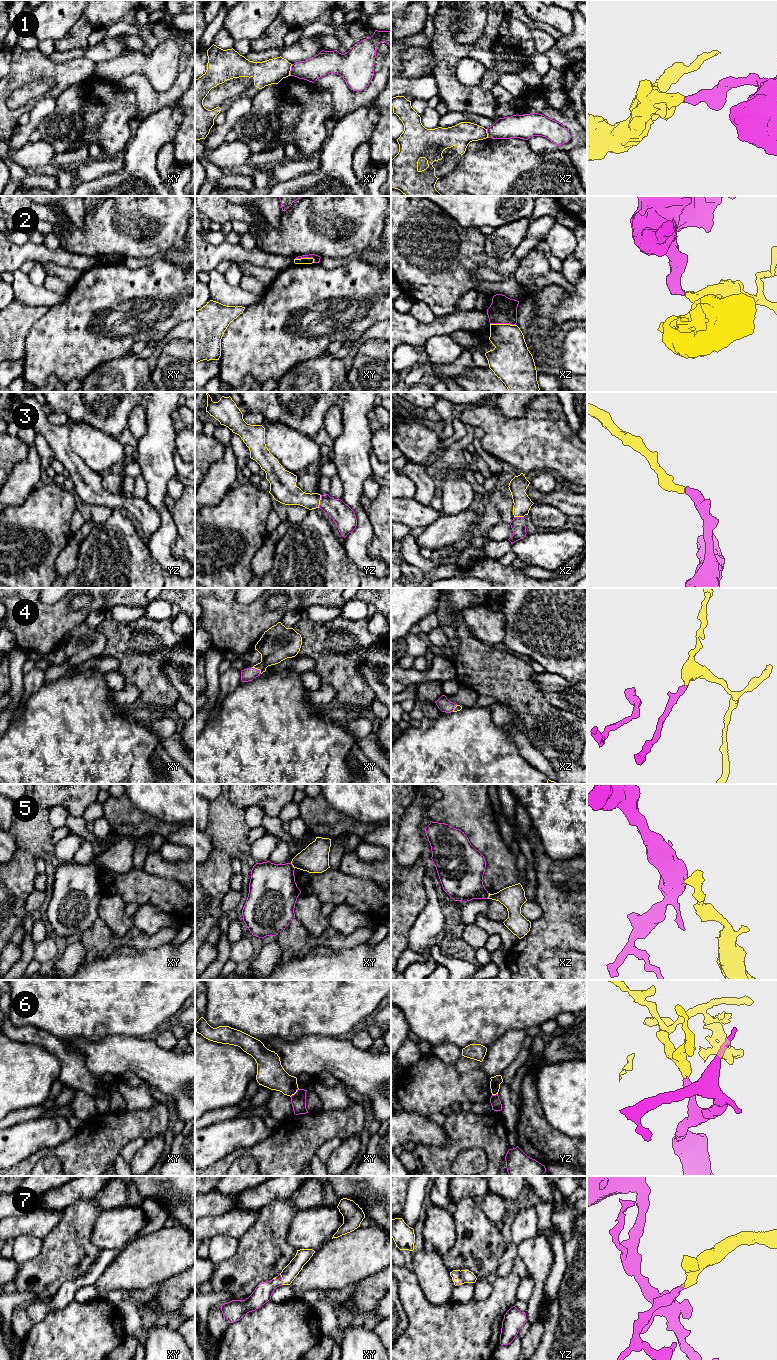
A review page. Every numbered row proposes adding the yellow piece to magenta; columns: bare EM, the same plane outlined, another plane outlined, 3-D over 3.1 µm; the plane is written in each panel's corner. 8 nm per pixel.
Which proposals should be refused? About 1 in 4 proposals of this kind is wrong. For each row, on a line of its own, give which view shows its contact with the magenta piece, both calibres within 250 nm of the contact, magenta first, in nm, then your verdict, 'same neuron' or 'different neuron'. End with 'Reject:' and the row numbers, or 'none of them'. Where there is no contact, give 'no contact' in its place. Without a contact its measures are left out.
1: contact in xy; calibres 180 and 200 nm; different neuron
2: contact in xz; calibres 220 and 280 nm; different neuron
3: contact in yz; calibres 170 and 170 nm; same neuron
4: contact in xy; calibres 100 and 260 nm; same neuron
5: contact in xz; calibres 320 and 190 nm; different neuron
6: contact in xy; calibres 120 and 220 nm; different neuron
7: contact in xy; calibres 140 and 120 nm; same neuron
Reject: 1, 2, 5, 6

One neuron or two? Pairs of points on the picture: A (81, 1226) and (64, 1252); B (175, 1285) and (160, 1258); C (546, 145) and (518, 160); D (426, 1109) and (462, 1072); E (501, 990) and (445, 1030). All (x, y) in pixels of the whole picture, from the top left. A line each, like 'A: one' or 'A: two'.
A: one
B: two
C: two
D: one
E: one

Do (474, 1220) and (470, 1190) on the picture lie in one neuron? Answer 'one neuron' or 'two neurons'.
two neurons

